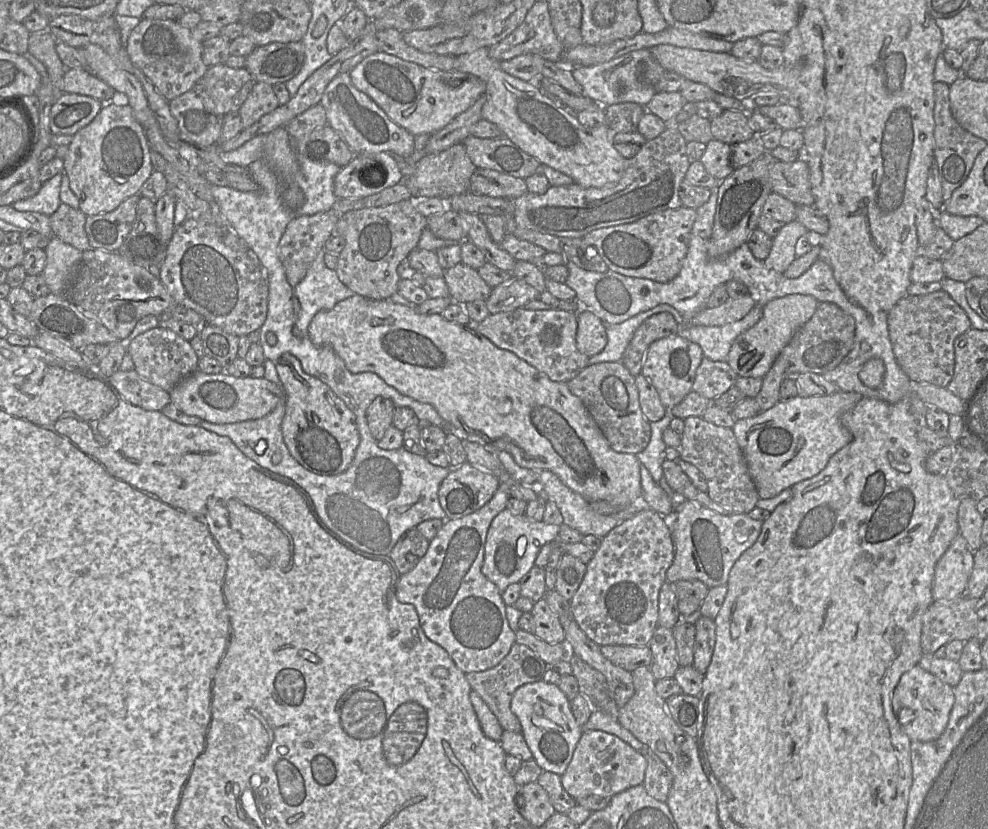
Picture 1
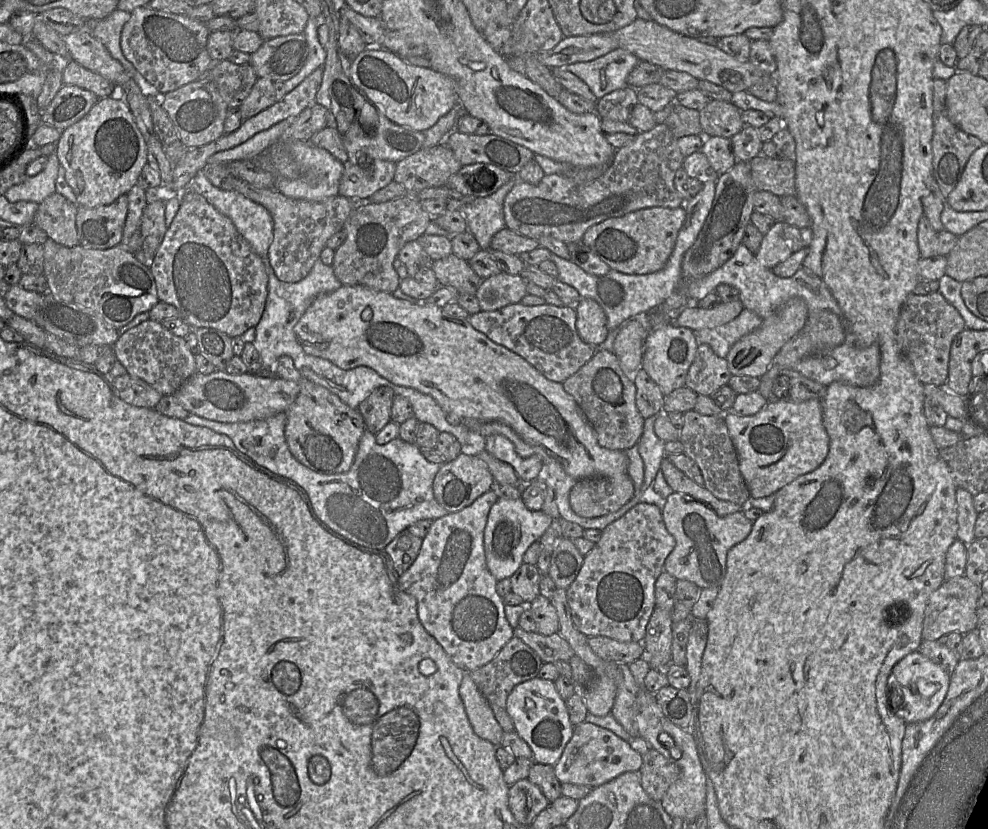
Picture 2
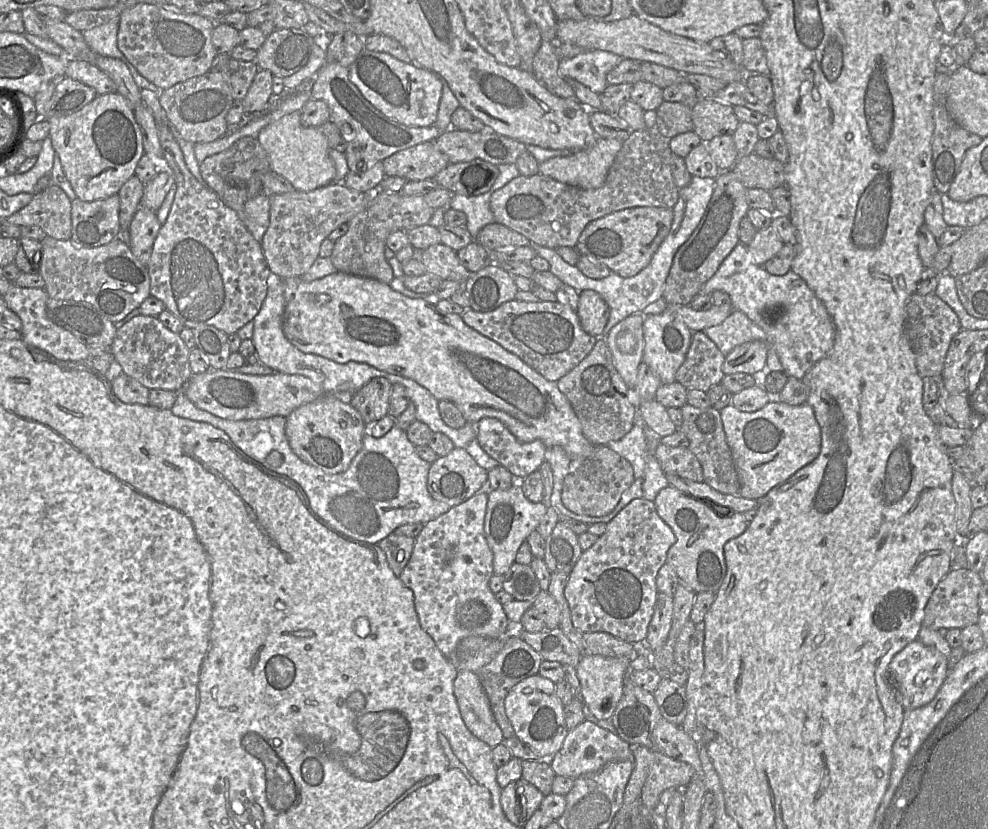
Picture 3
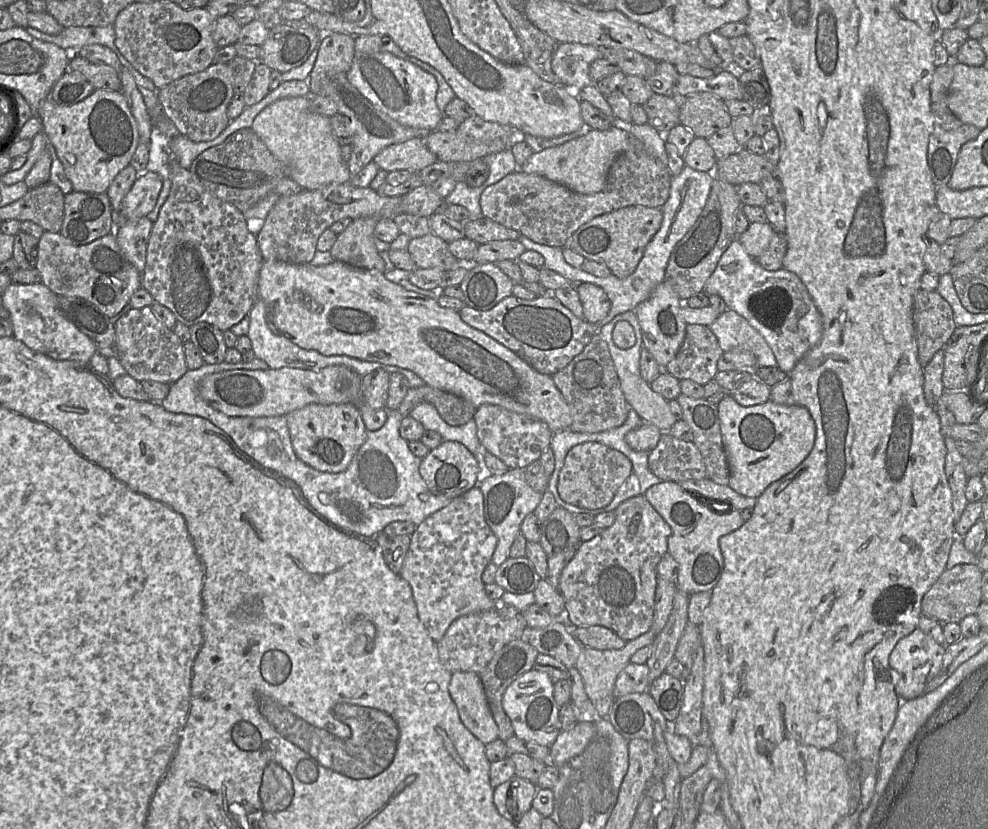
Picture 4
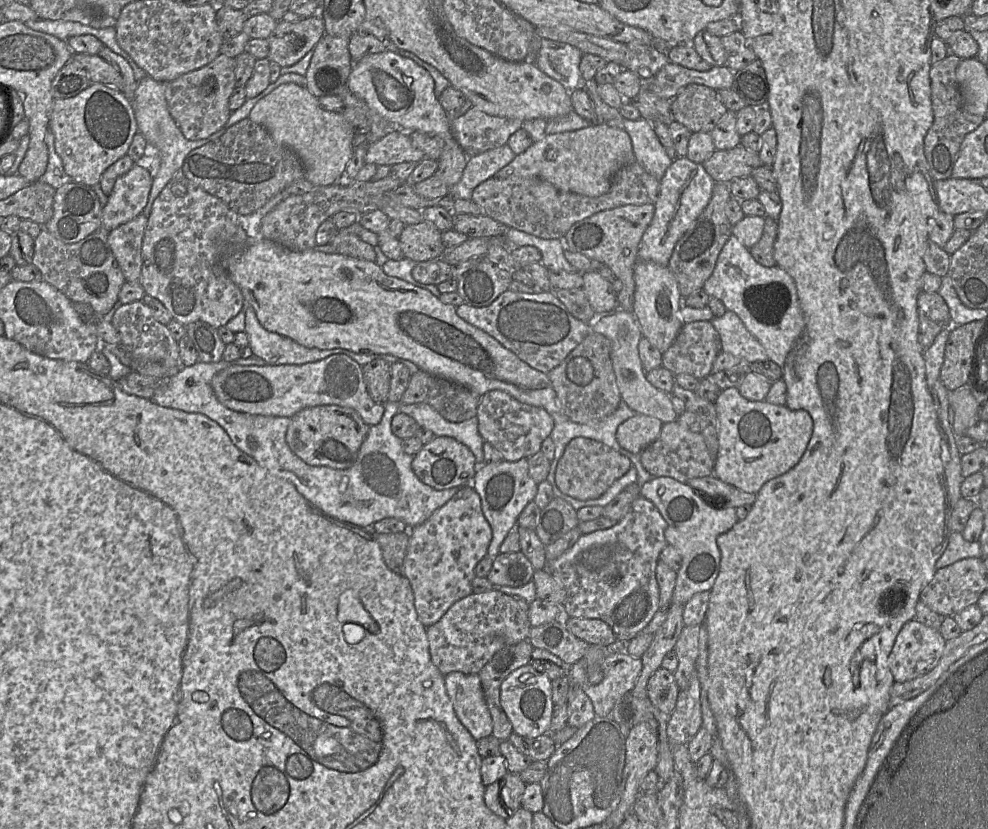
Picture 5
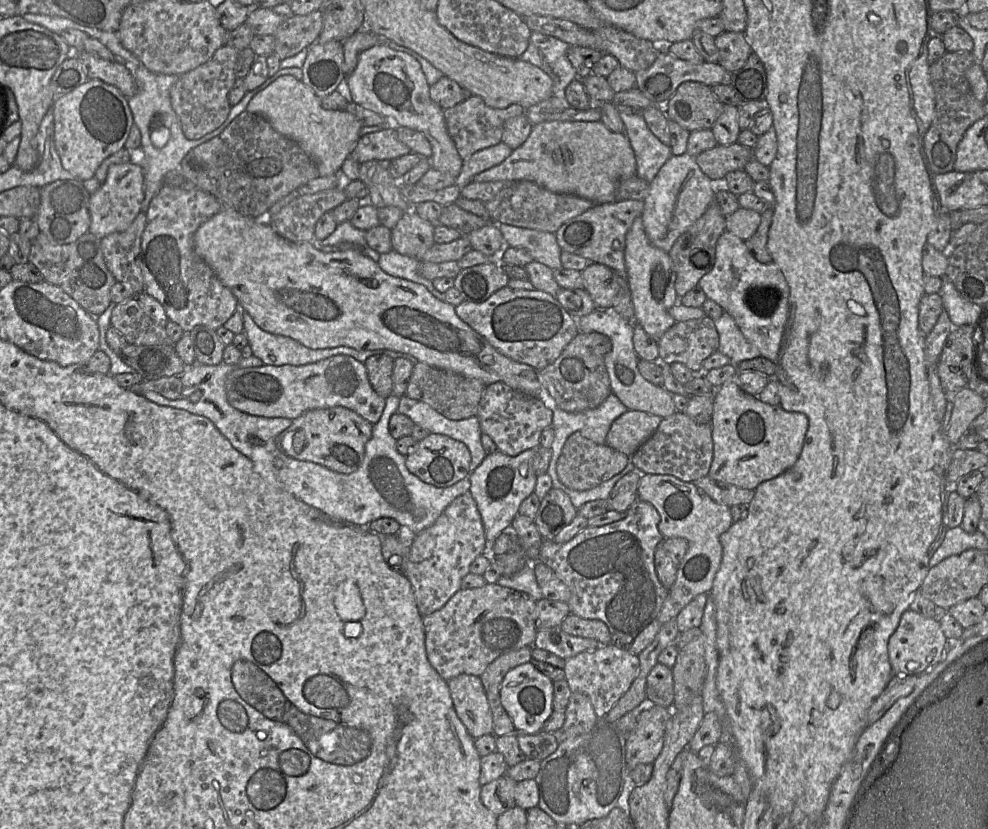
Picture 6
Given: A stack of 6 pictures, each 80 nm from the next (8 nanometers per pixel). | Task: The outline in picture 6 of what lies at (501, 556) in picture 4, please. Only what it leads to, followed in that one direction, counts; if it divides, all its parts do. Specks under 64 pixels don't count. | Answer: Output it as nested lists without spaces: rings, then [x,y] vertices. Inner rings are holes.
[[[537,448],[525,450],[517,456],[508,456],[501,451],[487,454],[482,463],[470,473],[470,493],[476,501],[485,530],[485,550],[489,559],[497,556],[493,552],[496,538],[511,526],[523,500],[534,493],[537,475],[533,469],[533,458]]]

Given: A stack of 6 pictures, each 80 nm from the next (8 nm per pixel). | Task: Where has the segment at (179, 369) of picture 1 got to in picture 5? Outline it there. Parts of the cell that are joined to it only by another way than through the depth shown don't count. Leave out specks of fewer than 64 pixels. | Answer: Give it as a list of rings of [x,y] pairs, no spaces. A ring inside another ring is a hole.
[[[142,301],[123,304],[118,307],[112,318],[112,325],[119,333],[121,343],[136,359],[160,362],[166,367],[178,367],[180,370],[184,367],[179,355],[178,342],[168,327],[158,322],[153,317],[151,309]]]

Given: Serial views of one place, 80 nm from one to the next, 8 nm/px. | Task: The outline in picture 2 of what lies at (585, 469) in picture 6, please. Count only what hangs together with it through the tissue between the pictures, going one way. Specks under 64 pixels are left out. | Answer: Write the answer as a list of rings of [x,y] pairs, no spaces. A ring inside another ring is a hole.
[[[628,473],[614,478],[587,478],[573,485],[569,503],[579,516],[596,518],[619,510],[634,496],[634,484]]]

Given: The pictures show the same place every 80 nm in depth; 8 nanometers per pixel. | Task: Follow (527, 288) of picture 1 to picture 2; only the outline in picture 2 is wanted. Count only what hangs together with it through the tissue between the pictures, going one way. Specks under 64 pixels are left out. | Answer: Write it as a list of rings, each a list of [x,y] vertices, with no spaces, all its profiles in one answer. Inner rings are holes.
[[[501,271],[483,279],[475,296],[481,311],[488,312],[521,303],[527,294],[526,281],[520,275],[510,275]]]

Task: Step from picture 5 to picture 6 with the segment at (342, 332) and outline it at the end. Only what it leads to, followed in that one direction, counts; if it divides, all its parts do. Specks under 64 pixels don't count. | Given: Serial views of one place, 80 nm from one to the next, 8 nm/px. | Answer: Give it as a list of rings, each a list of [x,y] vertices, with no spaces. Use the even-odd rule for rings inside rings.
[[[222,206],[222,209],[218,213],[202,223],[194,234],[195,252],[211,267],[222,284],[232,291],[239,305],[243,307],[255,323],[264,331],[276,335],[288,336],[312,349],[348,346],[356,350],[366,351],[393,350],[411,356],[411,360],[424,362],[437,368],[478,379],[485,385],[503,382],[515,390],[541,399],[551,411],[558,407],[555,399],[550,396],[547,389],[540,382],[536,369],[528,364],[512,360],[498,352],[483,336],[458,317],[455,312],[455,306],[437,299],[421,284],[403,278],[393,277],[385,273],[374,260],[360,249],[352,248],[337,250],[335,252],[323,252],[318,247],[319,245],[316,242],[314,244],[311,242],[289,242],[276,234],[268,223],[258,223],[255,217],[242,215],[235,209],[224,206]]]

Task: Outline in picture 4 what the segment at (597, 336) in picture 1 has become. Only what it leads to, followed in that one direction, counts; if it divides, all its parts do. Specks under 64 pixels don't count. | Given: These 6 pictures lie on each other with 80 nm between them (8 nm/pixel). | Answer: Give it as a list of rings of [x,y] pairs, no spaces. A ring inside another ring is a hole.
[[[591,283],[576,284],[576,289],[583,308],[583,319],[599,326],[611,309],[611,302],[605,291]]]

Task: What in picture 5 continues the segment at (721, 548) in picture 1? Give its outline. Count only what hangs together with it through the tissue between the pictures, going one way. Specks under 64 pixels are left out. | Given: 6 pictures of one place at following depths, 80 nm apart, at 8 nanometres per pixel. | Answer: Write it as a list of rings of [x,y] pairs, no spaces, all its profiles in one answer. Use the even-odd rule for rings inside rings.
[[[654,477],[644,483],[641,496],[650,500],[667,522],[665,539],[682,557],[682,565],[677,571],[676,583],[671,603],[685,605],[695,594],[712,589],[720,569],[721,553],[717,537],[729,531],[738,521],[733,506],[718,508],[711,499],[704,501],[699,492],[671,477]]]

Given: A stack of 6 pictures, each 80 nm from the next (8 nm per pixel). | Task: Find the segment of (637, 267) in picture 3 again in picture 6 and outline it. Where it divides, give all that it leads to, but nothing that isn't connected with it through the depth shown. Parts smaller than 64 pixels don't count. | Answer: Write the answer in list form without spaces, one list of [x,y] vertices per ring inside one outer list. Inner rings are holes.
[[[639,200],[600,203],[566,221],[555,233],[562,251],[587,258],[591,262],[604,264],[617,273],[621,290],[618,295],[618,303],[611,308],[611,311],[628,321],[634,321],[634,308],[626,279],[626,235],[634,220],[642,216],[643,209],[644,202]]]

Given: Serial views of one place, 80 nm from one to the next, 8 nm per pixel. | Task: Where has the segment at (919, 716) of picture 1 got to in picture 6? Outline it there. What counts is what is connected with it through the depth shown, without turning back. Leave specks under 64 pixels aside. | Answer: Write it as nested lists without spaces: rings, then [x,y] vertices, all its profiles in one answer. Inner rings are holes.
[[[909,609],[906,610],[899,624],[888,640],[889,661],[894,675],[920,675],[932,669],[943,658],[949,640],[944,635],[940,623],[931,617],[925,617]]]

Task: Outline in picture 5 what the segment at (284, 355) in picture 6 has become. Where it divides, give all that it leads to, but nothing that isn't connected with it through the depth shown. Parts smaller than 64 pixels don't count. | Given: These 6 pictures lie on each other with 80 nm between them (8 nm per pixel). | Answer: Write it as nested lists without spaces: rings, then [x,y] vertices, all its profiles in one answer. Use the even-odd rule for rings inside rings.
[[[249,306],[245,312],[245,333],[254,355],[262,358],[266,365],[301,365],[317,362],[334,354],[349,356],[360,366],[366,365],[376,356],[359,354],[343,348],[321,350],[307,348],[294,340],[266,330],[258,321],[255,310]]]

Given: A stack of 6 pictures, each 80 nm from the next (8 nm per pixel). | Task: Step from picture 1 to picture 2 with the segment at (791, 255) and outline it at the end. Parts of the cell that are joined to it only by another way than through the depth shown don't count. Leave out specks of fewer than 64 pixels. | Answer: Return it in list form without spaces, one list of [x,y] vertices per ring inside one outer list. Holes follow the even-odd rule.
[[[776,221],[769,232],[764,235],[755,256],[762,266],[772,269],[787,260],[792,253],[784,236],[784,221]]]

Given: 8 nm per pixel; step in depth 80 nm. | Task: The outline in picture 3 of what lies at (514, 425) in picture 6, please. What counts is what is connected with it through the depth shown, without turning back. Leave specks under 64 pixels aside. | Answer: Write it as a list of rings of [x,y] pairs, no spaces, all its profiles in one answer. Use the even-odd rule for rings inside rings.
[[[495,418],[477,423],[477,440],[481,448],[521,481],[539,470],[545,461],[547,447],[540,440],[520,442],[508,428]]]

